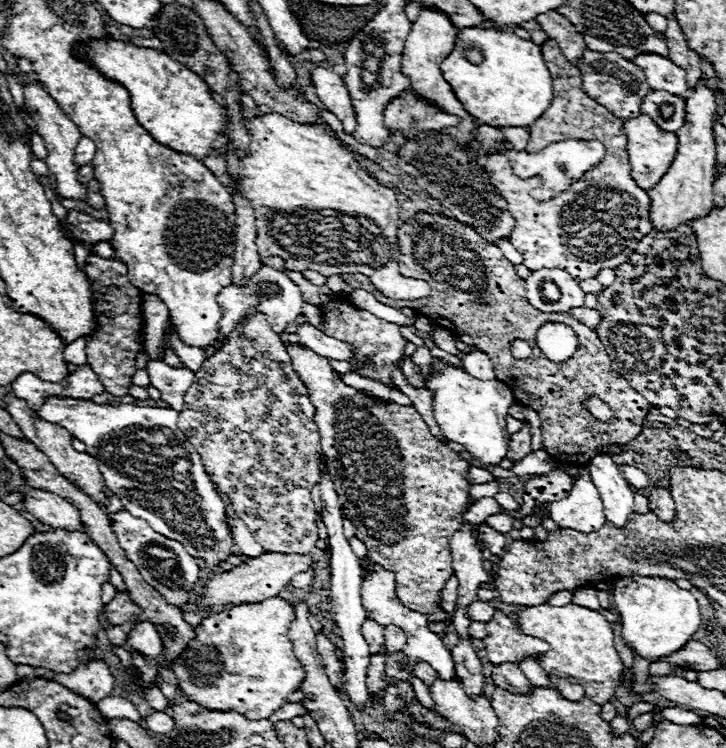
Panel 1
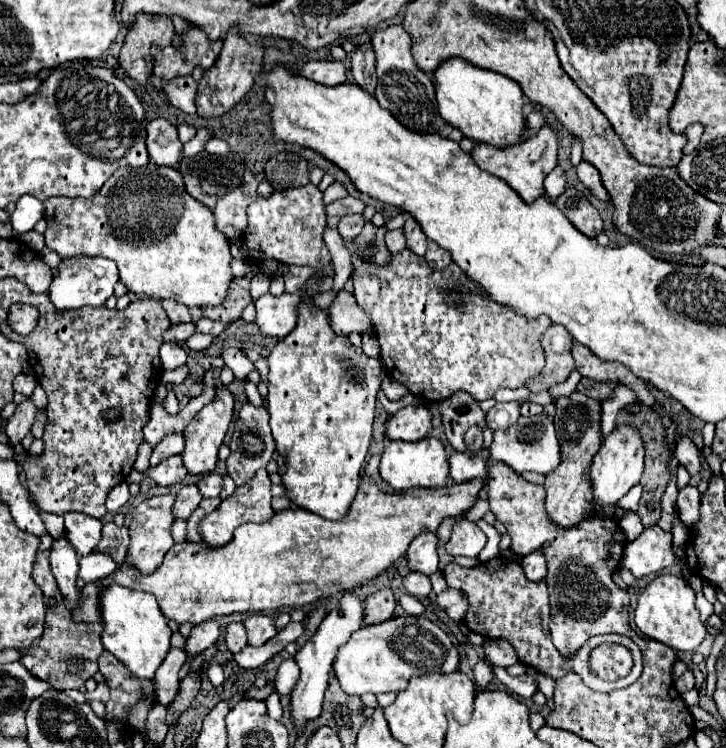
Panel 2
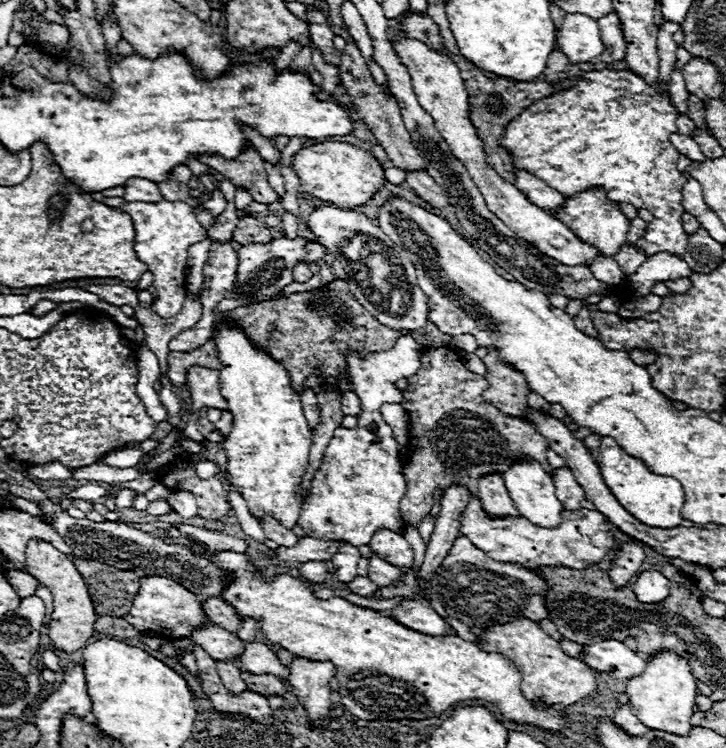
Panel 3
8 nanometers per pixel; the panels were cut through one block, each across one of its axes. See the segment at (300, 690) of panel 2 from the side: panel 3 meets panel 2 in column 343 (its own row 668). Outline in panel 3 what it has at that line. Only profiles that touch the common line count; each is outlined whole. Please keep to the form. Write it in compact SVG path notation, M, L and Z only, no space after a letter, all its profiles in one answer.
M604 640L590 646L584 646L584 662L592 664L596 670L608 672L612 678L618 680L630 680L634 676L640 676L646 668L646 658L640 654L628 650L624 642L618 640Z

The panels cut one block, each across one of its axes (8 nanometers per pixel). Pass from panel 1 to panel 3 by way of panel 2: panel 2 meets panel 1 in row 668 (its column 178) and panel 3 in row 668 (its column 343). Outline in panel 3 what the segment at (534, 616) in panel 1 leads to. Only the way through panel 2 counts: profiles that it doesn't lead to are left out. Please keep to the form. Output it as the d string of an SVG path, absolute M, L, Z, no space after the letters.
M520 618L510 624L498 624L492 628L486 628L480 634L478 646L488 652L500 652L502 656L508 656L522 674L522 692L530 700L542 700L546 704L574 704L586 696L590 696L596 690L596 678L594 668L584 664L582 660L570 658L560 642L556 642L552 636L548 636L536 622L528 618Z

